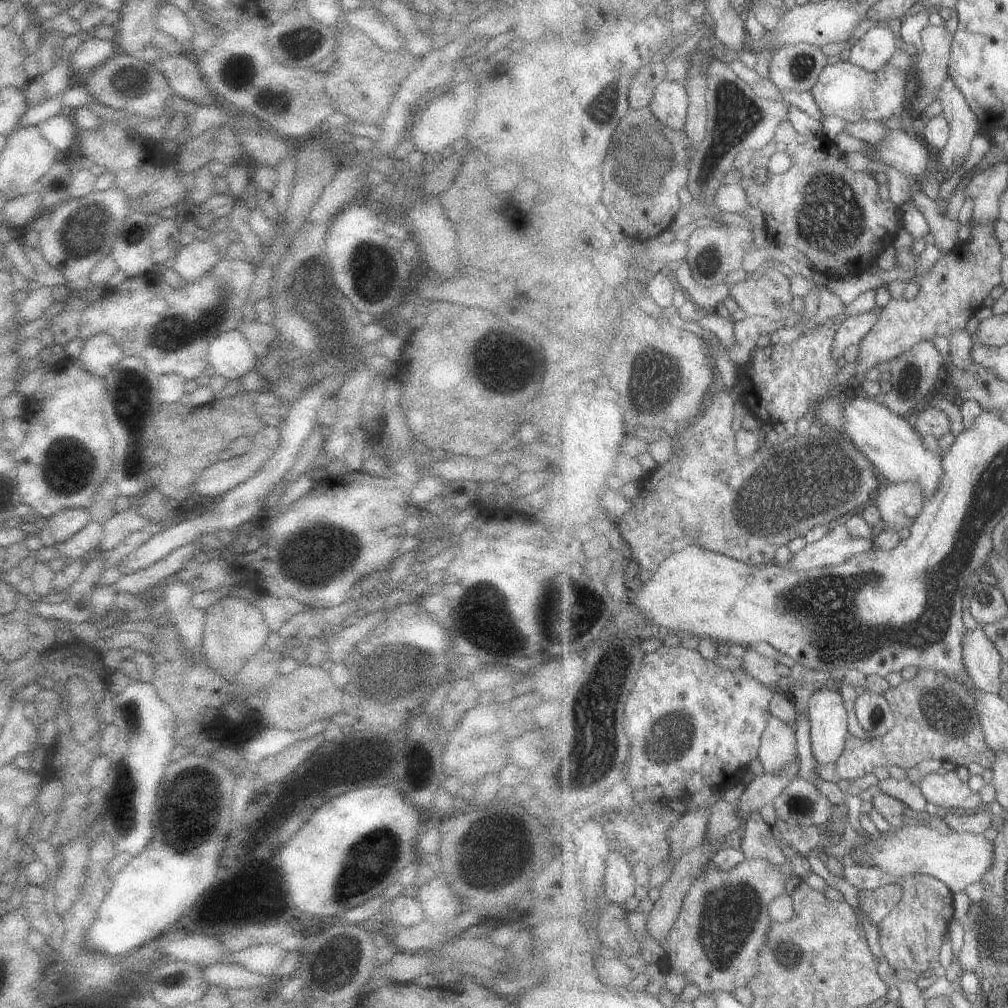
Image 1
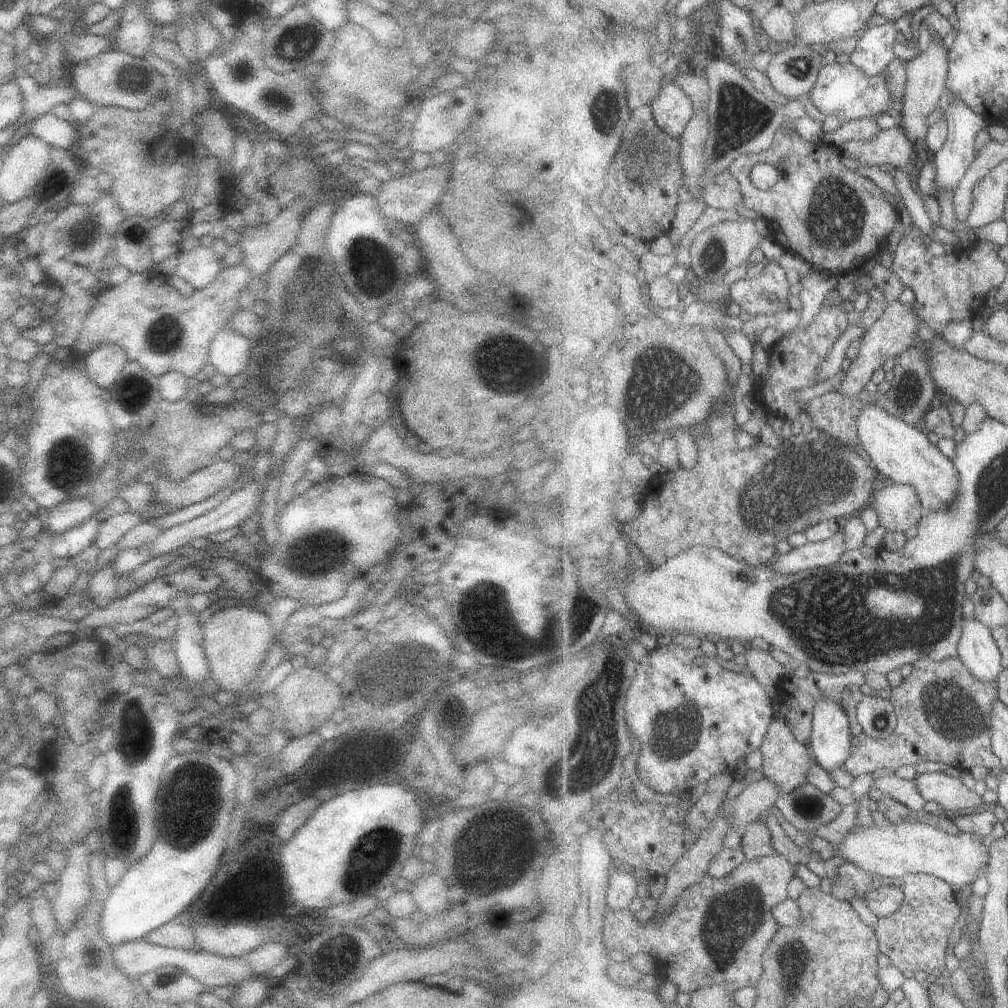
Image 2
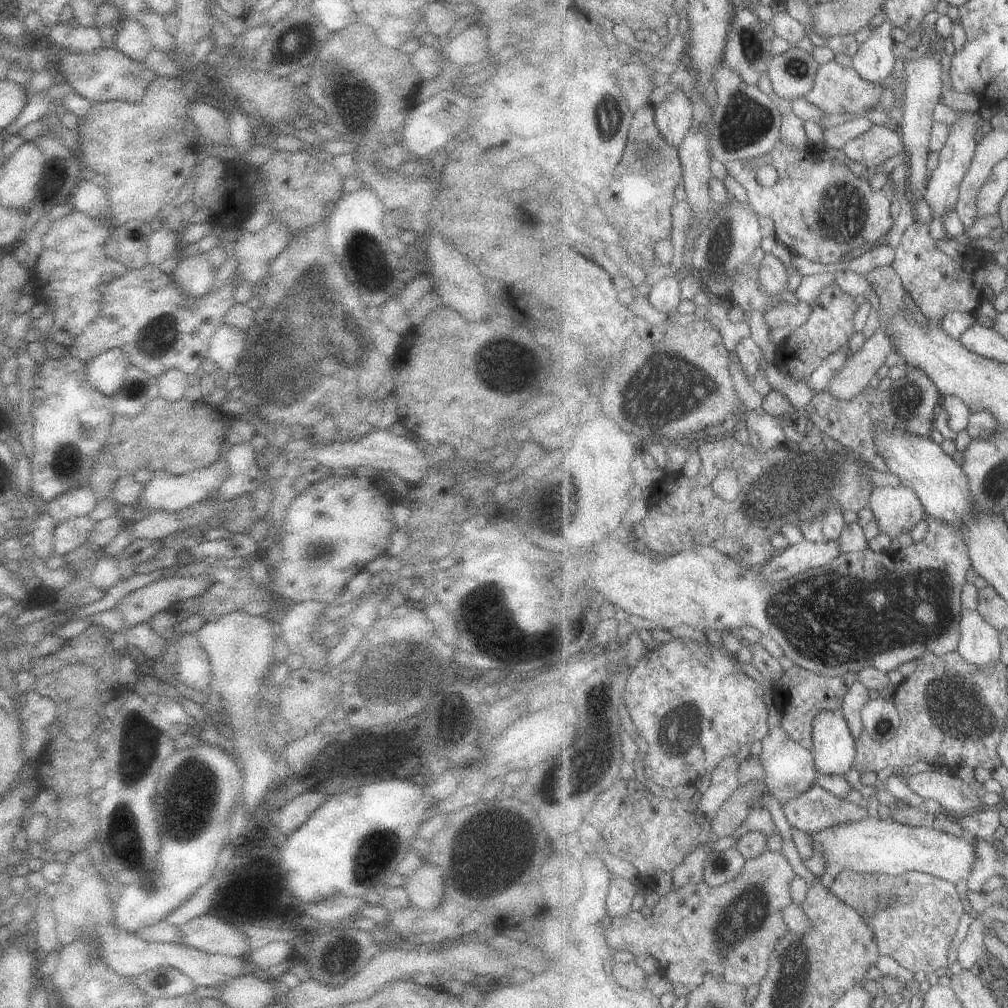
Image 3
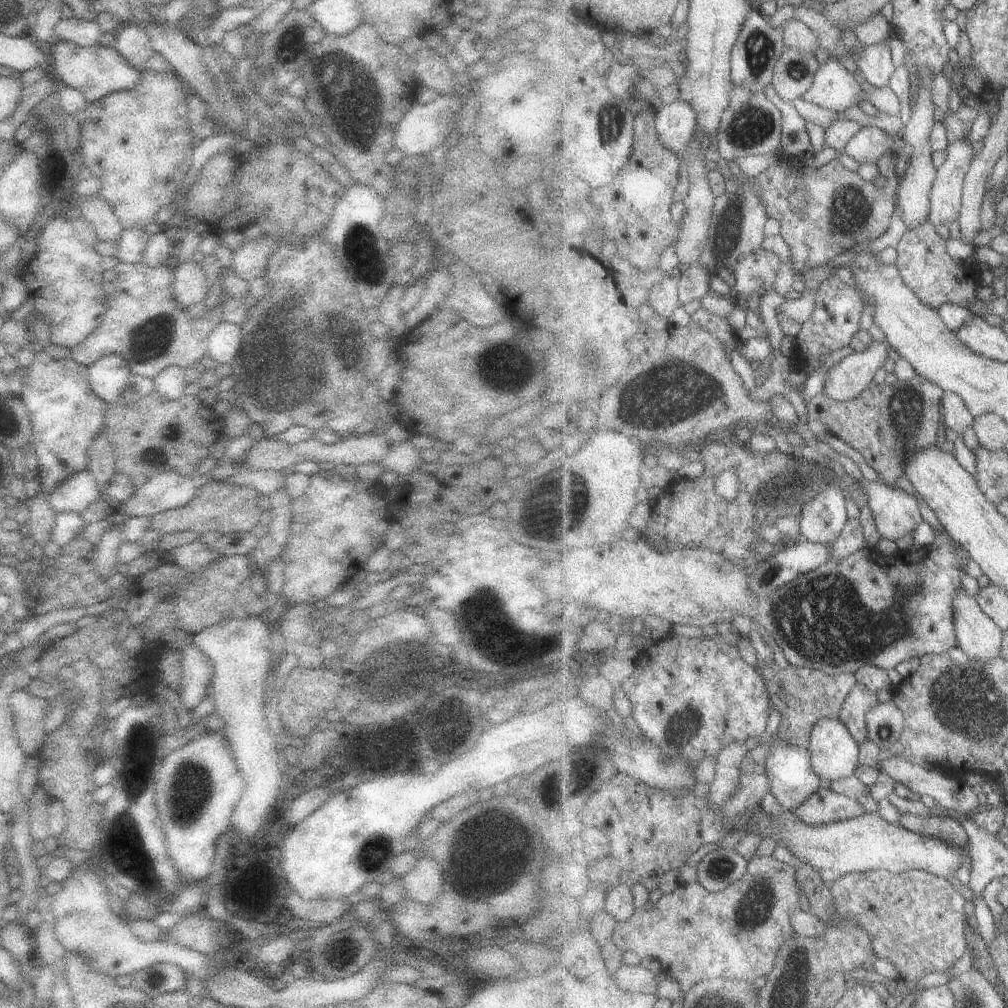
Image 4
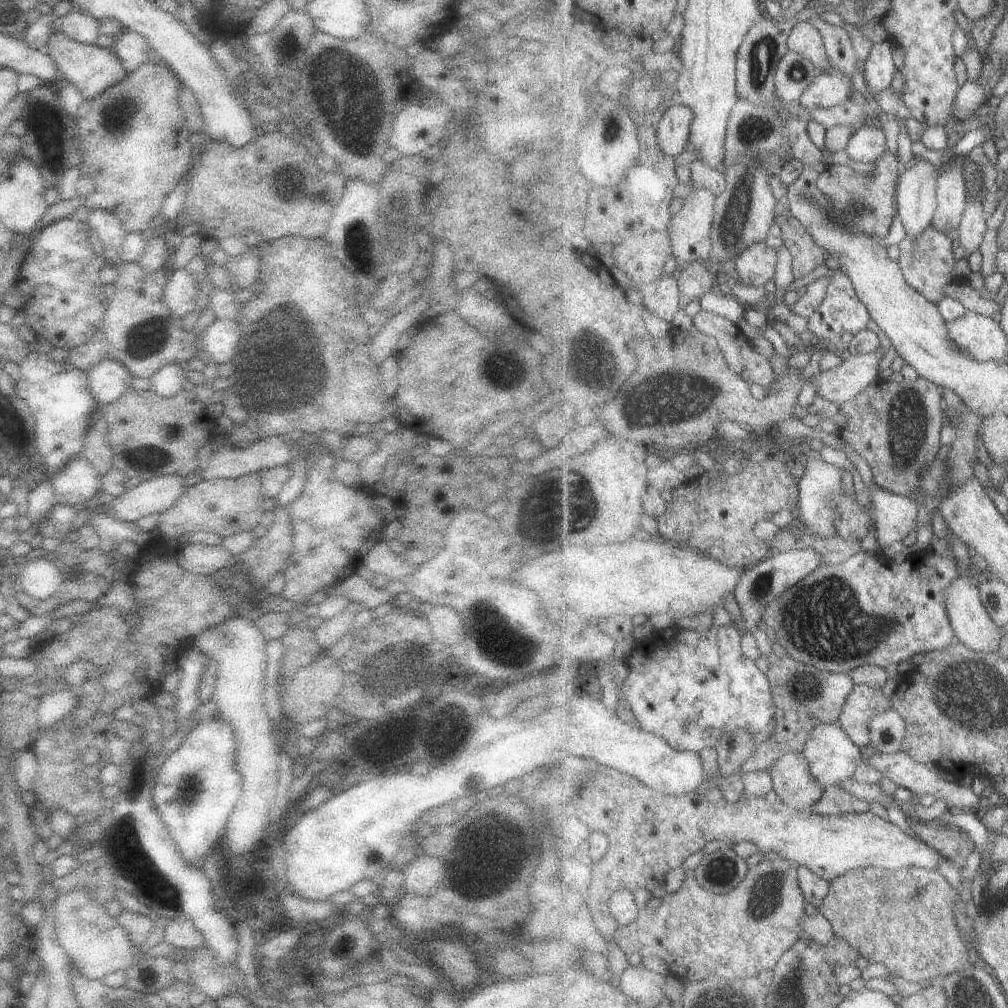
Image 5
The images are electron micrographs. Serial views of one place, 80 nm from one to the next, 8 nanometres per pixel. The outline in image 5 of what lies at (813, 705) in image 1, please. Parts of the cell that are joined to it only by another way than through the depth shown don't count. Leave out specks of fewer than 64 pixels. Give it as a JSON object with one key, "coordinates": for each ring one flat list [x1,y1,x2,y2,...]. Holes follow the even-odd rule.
{"coordinates":[[824,723,815,728,802,754,809,760,811,776,817,780,817,784,821,784,824,788,838,786,841,782,851,779,863,763,861,748,849,738,849,734,839,723]]}

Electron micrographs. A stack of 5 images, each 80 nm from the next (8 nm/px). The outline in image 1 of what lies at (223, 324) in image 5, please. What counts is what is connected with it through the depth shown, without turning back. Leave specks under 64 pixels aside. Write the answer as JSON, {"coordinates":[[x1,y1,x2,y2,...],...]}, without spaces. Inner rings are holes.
{"coordinates":[[236,328,216,336,208,346,208,364,216,383,240,379,255,366,255,356]]}

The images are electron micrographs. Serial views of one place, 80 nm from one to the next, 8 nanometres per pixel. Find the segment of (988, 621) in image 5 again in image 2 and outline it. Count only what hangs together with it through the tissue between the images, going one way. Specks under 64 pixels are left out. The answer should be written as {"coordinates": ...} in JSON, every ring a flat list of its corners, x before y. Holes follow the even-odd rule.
{"coordinates":[[975,616,964,618,964,634,958,646,963,664,978,681,995,681,1003,669,1003,658,991,627]]}

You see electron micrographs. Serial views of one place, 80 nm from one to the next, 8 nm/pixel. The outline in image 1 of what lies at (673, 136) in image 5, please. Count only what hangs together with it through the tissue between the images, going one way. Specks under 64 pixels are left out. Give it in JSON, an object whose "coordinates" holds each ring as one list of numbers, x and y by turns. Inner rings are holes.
{"coordinates":[[665,80,656,88,650,109,658,122,675,131,686,125,690,96,684,82]]}

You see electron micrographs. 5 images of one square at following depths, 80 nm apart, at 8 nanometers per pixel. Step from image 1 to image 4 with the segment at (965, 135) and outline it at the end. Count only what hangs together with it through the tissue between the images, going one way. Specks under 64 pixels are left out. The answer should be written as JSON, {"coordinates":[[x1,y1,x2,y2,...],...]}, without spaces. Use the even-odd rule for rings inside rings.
{"coordinates":[[967,136,947,146,946,158,938,168,935,183,929,192,929,219,933,225,949,225,960,218,965,178,974,160,974,150,976,148]]}

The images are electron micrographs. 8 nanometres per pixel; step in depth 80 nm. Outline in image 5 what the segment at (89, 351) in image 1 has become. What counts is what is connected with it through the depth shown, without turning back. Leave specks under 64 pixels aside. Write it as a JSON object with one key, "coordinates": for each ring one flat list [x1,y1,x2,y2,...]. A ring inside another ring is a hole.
{"coordinates":[[105,358,89,370,88,382,93,398,100,408,115,403,130,388,132,377,117,360]]}

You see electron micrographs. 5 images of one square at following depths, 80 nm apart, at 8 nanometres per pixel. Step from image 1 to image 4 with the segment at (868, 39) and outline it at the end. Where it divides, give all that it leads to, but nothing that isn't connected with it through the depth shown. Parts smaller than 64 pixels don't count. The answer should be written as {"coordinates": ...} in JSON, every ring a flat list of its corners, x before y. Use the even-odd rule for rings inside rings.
{"coordinates":[[889,39,863,46,857,62,850,64,854,71,876,88,888,86,889,80,895,72,895,64,891,60]]}

